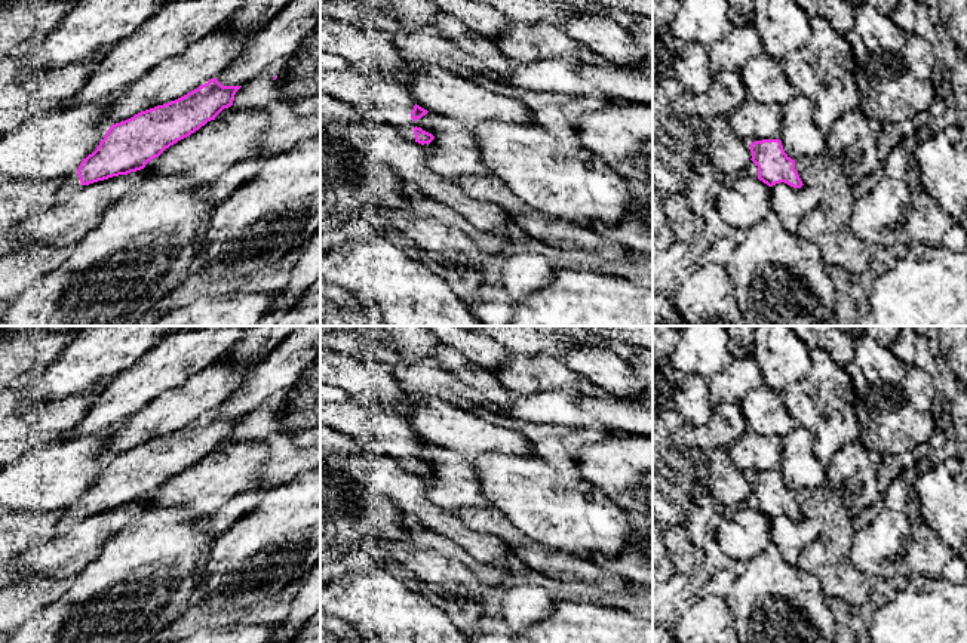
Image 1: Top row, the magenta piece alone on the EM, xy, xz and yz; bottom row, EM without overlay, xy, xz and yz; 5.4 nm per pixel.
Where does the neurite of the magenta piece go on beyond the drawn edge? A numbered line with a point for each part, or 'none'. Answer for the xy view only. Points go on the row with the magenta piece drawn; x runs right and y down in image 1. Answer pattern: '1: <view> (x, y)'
1: xy (71, 180)

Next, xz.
1: xz (386, 100)

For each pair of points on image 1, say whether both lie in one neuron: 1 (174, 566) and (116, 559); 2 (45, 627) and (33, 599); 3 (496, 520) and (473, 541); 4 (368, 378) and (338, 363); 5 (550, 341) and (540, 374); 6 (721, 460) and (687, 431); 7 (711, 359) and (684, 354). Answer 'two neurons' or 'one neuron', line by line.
1: one neuron
2: two neurons
3: two neurons
4: one neuron
5: two neurons
6: two neurons
7: one neuron

